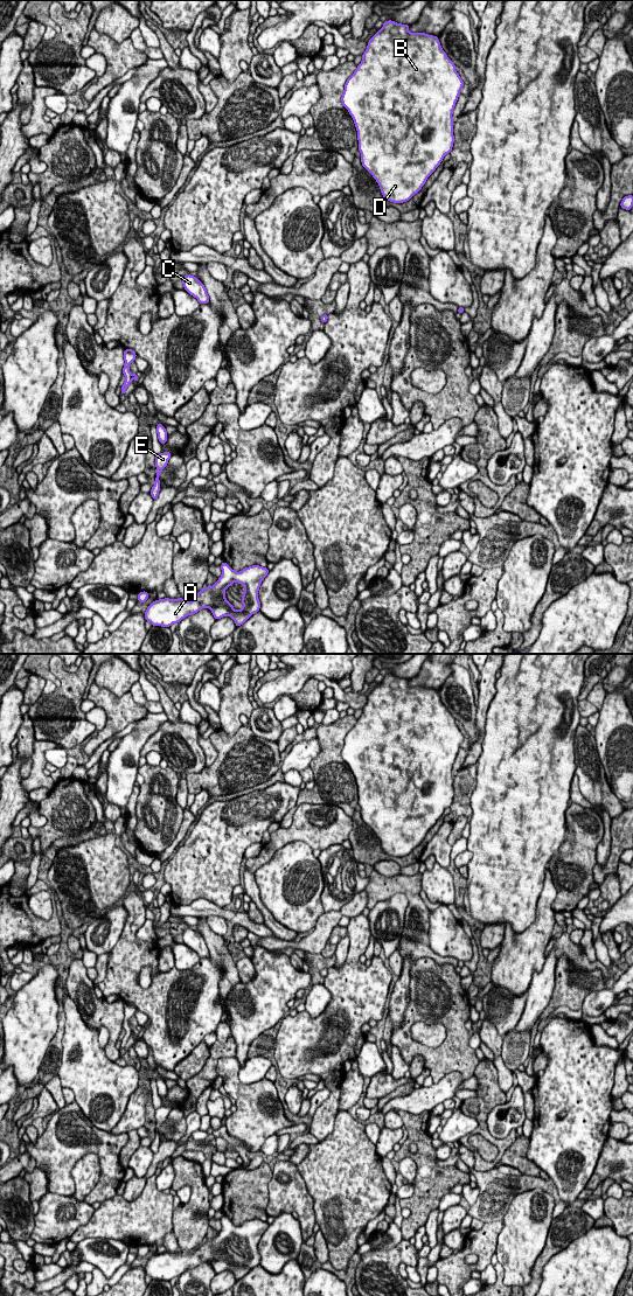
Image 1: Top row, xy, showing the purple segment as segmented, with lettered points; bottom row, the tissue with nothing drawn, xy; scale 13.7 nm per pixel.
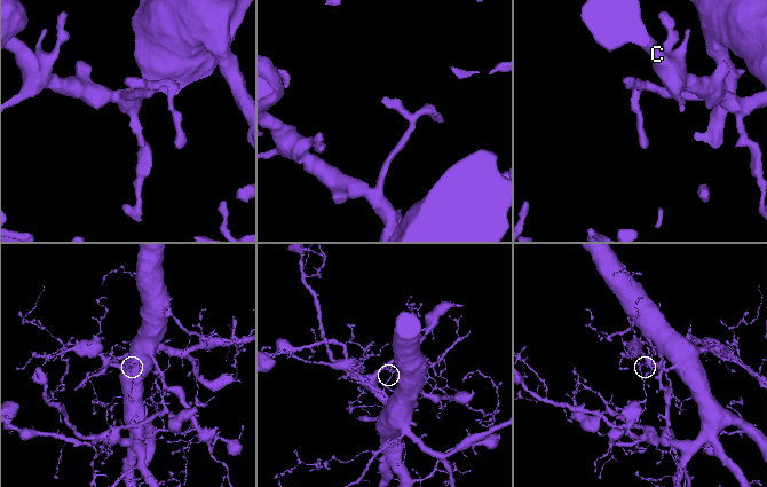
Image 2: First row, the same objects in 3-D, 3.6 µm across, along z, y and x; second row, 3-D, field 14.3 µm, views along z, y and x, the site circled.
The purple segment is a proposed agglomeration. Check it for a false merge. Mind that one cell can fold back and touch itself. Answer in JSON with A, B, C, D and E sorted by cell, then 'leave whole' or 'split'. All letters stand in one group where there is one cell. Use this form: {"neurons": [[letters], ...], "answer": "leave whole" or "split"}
{"neurons": [["A", "B", "C", "D"], ["E"]], "answer": "split"}

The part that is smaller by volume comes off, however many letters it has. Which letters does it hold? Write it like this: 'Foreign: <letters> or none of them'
Foreign: E

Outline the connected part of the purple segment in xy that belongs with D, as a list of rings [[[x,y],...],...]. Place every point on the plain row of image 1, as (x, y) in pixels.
[[[392,674],[383,676],[383,681],[368,695],[362,715],[345,737],[341,751],[357,785],[361,817],[378,837],[383,851],[394,857],[411,853],[452,804],[452,768],[464,740],[455,718],[443,704],[439,692],[425,687],[410,687],[409,680]]]

